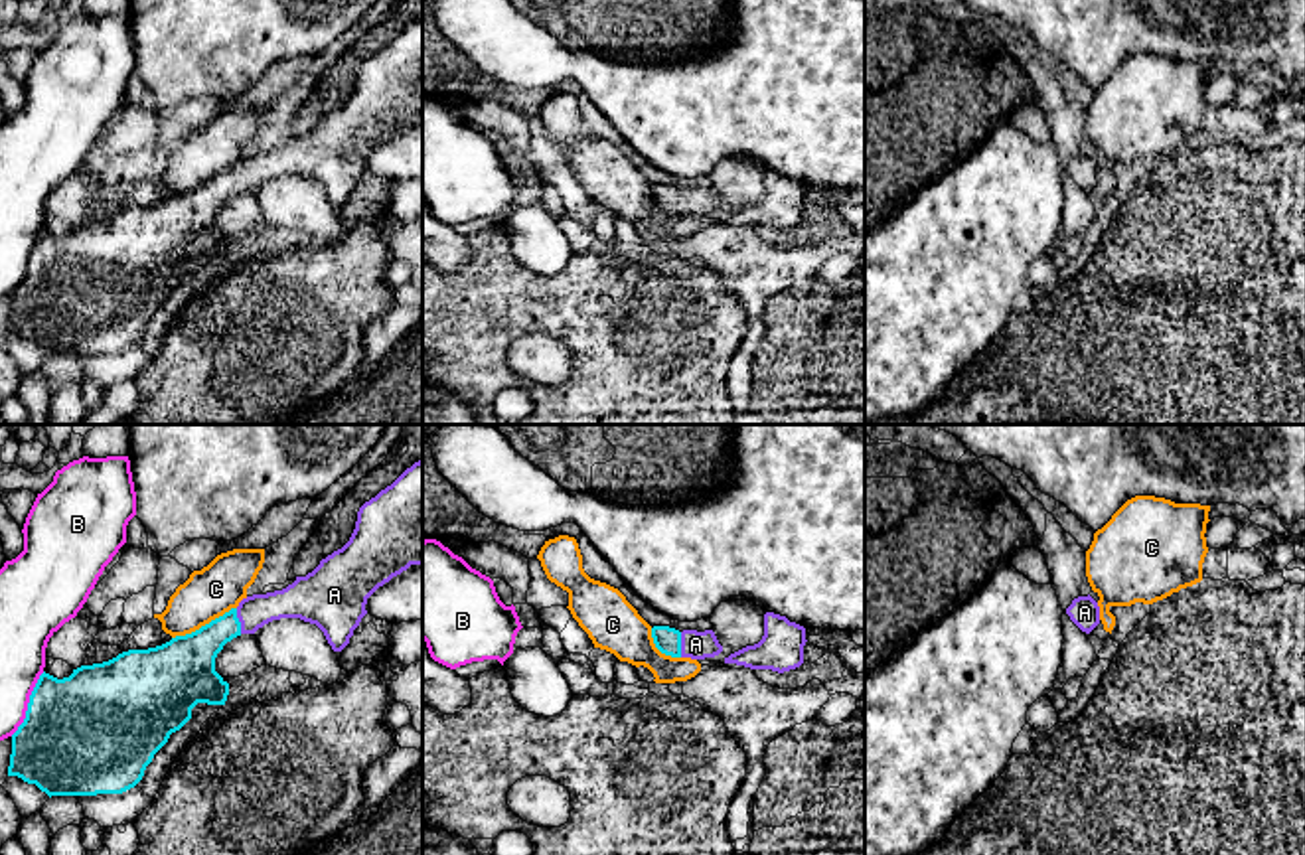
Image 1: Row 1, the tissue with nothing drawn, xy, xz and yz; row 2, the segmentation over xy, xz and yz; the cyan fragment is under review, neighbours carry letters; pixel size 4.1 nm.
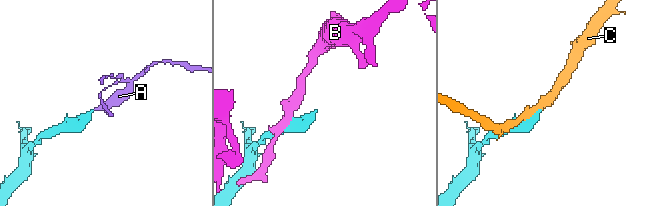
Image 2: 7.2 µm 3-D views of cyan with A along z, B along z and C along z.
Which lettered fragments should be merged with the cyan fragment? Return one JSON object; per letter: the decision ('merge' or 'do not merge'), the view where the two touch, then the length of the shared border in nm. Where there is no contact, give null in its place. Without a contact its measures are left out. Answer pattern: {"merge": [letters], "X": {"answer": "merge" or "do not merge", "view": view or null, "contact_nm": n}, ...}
{"merge": ["A"], "A": {"answer": "merge", "view": "xy", "contact_nm": 110}, "B": {"answer": "do not merge", "view": "xy", "contact_nm": 300}, "C": {"answer": "do not merge", "view": "xy", "contact_nm": 300}}

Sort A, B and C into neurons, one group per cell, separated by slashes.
A / B / C

